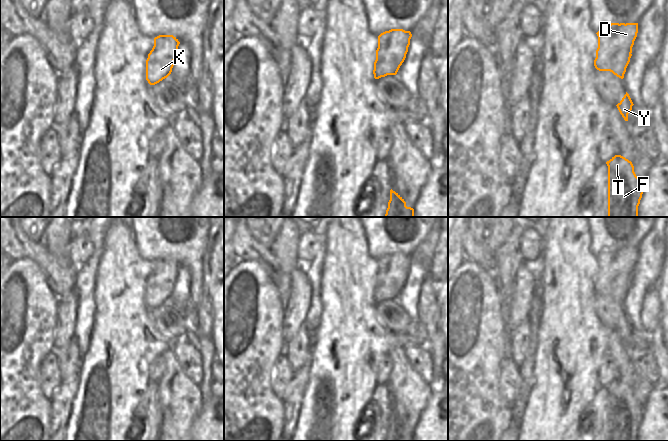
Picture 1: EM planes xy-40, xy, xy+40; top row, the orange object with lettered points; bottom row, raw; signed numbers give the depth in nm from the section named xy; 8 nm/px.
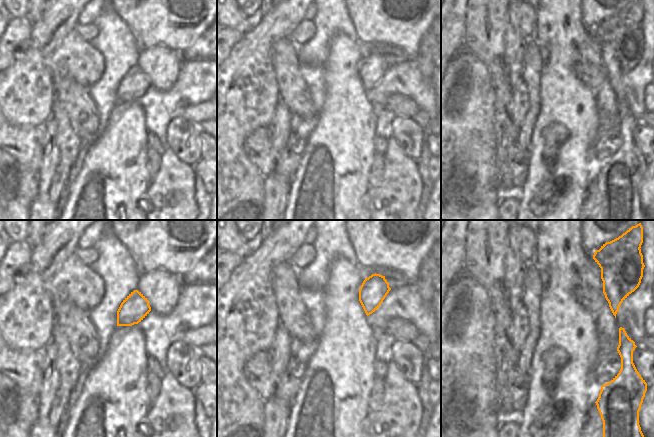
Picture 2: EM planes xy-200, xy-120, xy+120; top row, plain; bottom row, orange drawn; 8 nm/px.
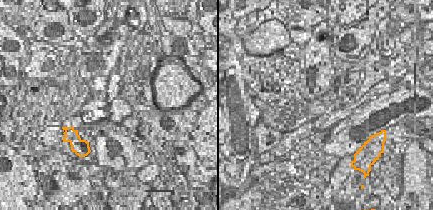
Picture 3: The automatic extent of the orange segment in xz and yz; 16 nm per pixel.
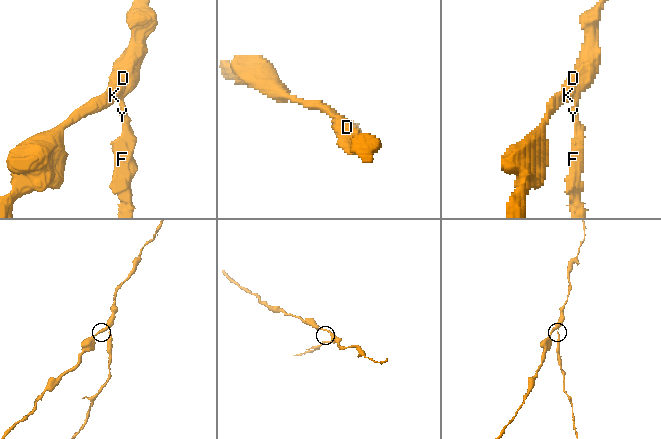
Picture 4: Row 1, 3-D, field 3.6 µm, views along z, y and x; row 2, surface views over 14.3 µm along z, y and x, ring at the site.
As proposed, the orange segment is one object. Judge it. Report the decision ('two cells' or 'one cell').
two cells

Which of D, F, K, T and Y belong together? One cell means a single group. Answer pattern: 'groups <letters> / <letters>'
groups D K / F T Y

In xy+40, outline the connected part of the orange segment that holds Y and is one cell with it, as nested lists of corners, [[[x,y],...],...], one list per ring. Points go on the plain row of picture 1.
[[[627,316],[622,322],[622,324],[616,329],[625,345],[628,345],[628,338],[632,334],[633,329],[634,328]]]

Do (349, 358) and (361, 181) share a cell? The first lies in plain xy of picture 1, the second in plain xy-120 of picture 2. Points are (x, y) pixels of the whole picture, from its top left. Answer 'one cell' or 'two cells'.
one cell

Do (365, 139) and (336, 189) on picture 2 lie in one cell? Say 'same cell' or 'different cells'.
same cell

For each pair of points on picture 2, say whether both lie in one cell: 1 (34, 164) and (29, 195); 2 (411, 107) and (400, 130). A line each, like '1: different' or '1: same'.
1: different
2: different

